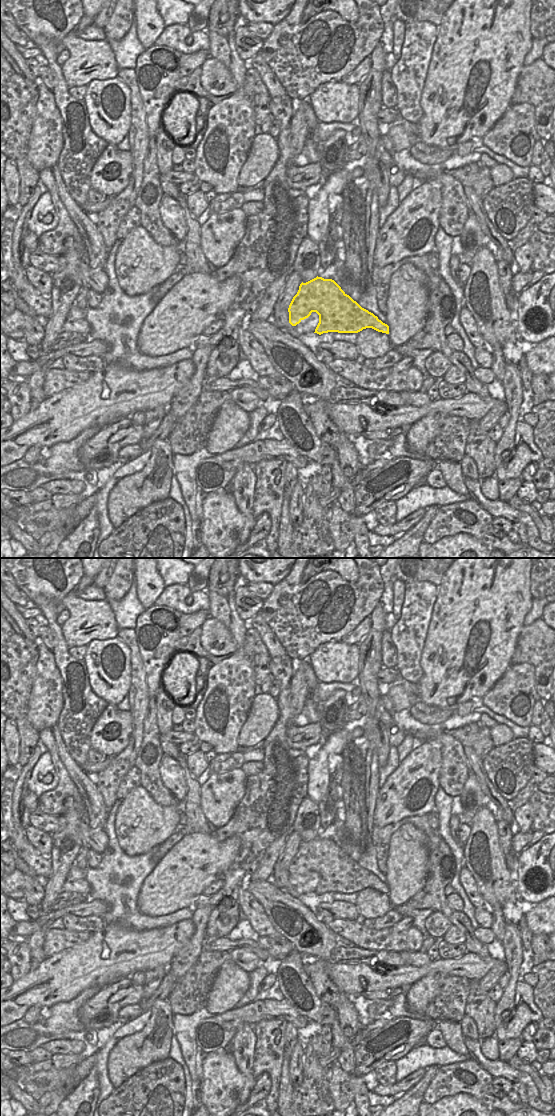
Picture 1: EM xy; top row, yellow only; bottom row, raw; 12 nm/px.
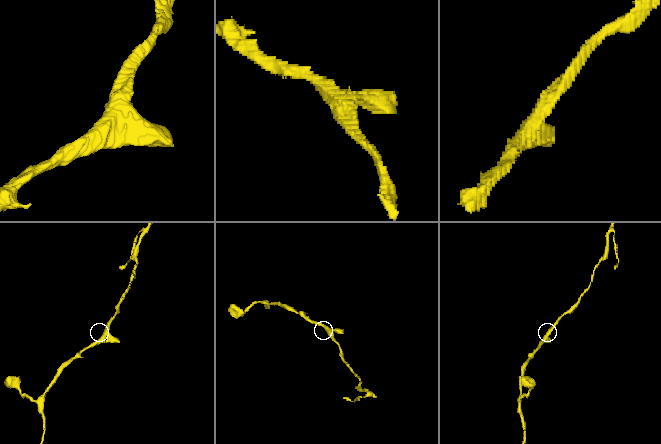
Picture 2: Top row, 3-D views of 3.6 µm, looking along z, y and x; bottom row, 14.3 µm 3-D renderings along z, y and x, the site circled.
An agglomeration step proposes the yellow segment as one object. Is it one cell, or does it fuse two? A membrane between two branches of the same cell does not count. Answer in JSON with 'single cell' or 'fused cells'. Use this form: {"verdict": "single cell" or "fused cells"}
{"verdict": "single cell"}

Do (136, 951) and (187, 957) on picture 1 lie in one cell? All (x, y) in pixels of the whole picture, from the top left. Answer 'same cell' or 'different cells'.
different cells

